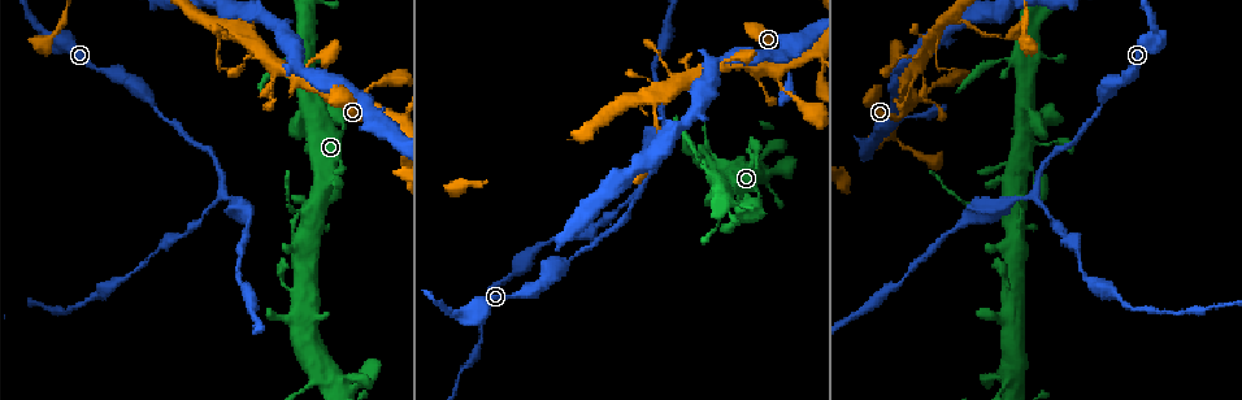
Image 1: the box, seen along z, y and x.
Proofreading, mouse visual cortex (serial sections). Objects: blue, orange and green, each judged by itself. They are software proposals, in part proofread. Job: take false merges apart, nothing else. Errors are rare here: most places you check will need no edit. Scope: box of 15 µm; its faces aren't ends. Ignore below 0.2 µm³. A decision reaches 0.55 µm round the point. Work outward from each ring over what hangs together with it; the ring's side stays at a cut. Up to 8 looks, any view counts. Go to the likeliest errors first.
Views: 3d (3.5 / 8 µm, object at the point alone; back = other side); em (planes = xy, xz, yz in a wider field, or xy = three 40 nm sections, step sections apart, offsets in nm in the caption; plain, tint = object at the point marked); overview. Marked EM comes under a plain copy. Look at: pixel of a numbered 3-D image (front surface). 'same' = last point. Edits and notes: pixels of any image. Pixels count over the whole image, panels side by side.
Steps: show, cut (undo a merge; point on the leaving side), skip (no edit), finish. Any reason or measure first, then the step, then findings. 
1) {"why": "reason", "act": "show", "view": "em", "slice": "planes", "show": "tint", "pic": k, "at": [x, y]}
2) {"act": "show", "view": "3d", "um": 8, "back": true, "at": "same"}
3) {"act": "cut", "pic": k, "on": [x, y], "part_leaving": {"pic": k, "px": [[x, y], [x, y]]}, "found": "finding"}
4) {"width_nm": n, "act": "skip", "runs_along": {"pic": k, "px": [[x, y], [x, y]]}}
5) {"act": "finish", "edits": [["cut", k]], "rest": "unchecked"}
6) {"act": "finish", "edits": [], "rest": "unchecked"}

{"why": "sharp bend", "act": "show", "view": "3d", "um": 8, "pic": 1, "at": [780, 70]}

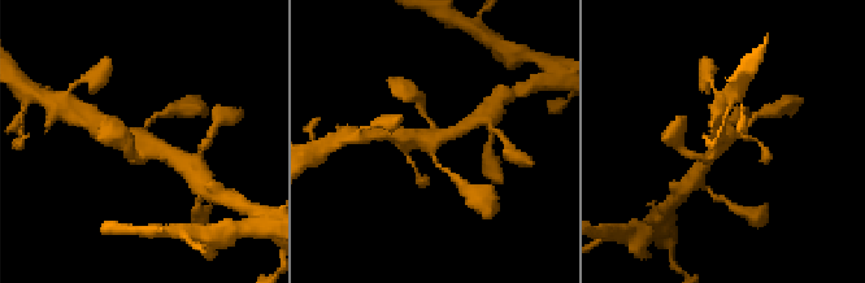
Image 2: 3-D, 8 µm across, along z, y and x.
{"why": "shape alone is not enough", "act": "show", "view": "em", "slice": "planes", "show": "tint", "pic": 2, "at": [432, 138]}

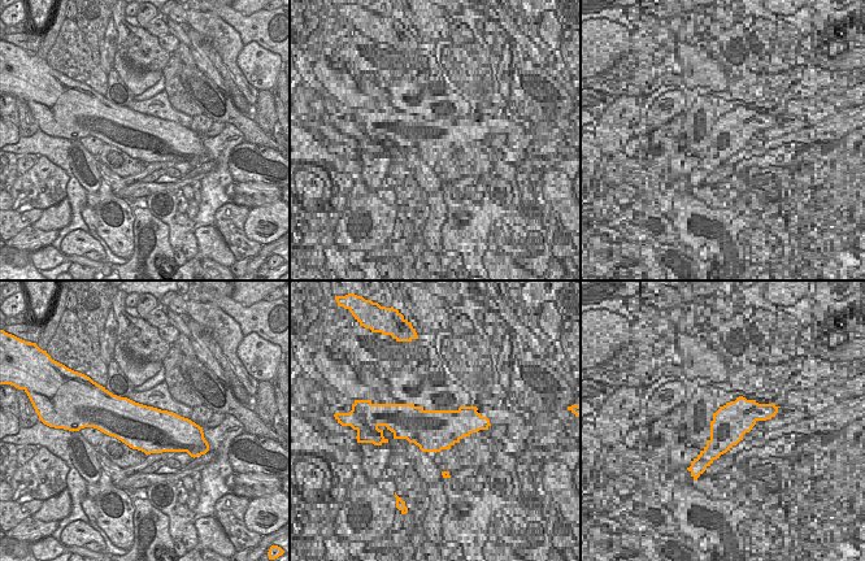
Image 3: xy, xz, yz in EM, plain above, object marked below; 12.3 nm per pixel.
{"width_nm": 550, "act": "skip", "runs_along": {"pic": 2, "px": [[131, 156], [107, 133]]}, "found": "continuous, no second cell"}

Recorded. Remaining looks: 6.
{"why": "sharp bend", "act": "show", "view": "3d", "um": 3.5, "pic": 1, "at": [1061, 8]}

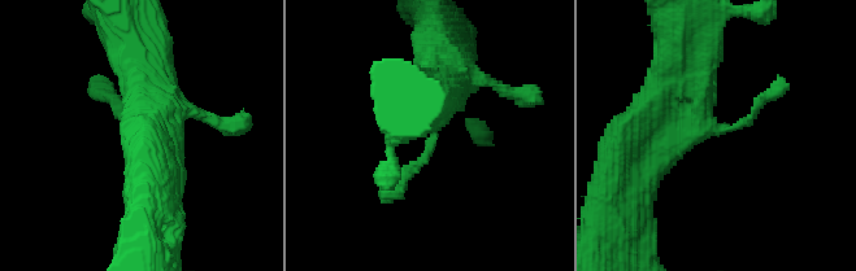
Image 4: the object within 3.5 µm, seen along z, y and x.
{"act": "show", "view": "em", "slice": "xy", "step": 2, "show": "tint", "pic": 4, "at": [430, 138]}

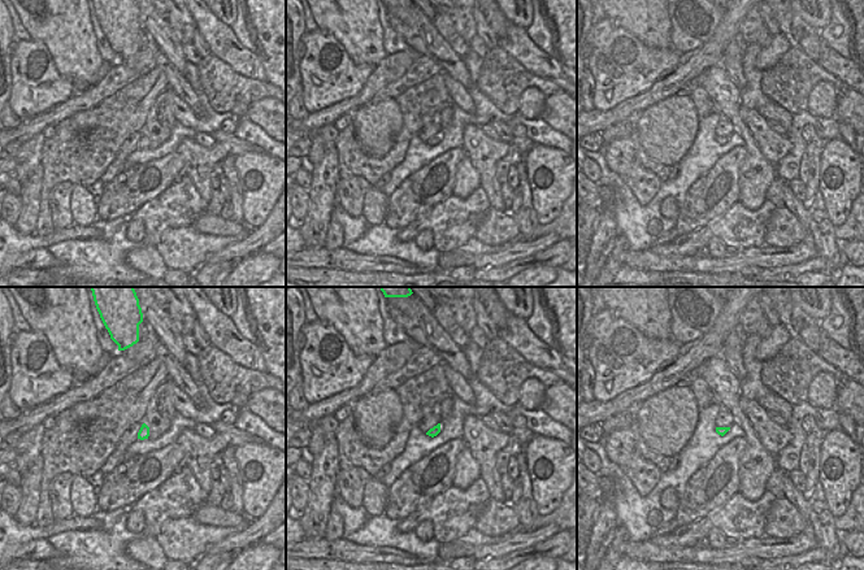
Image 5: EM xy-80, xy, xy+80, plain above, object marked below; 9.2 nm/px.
{"arm_widths_nm": [150, 500], "act": "skip", "runs_along": {"pic": 4, "px": [[451, 66], [431, 149], [383, 195]]}, "found": "one cell here"}

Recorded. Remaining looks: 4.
{"why": "branch point", "act": "show", "view": "em", "slice": "xy", "step": 2, "show": "tint", "pic": 1, "at": [1037, 190]}

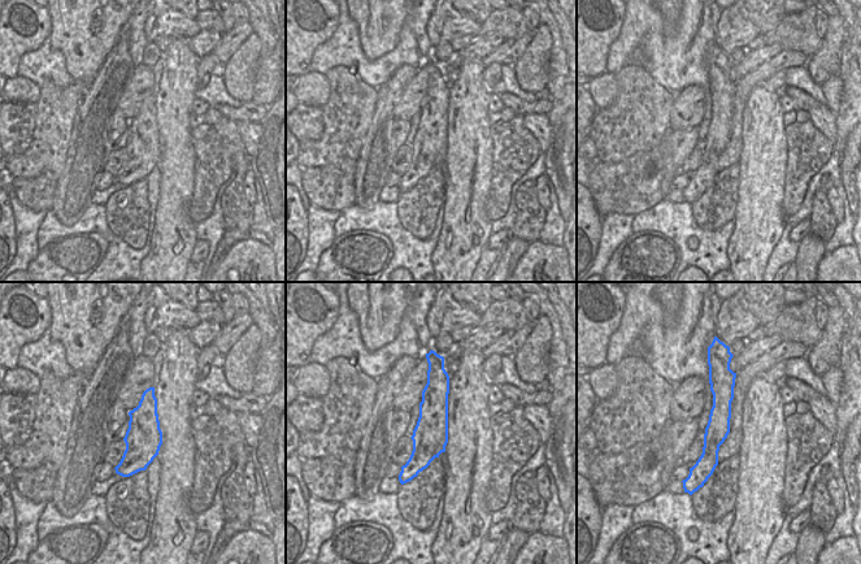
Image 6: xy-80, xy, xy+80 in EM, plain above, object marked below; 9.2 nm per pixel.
{"why": "wider look", "act": "show", "view": "3d", "um": 3.5, "at": "same"}

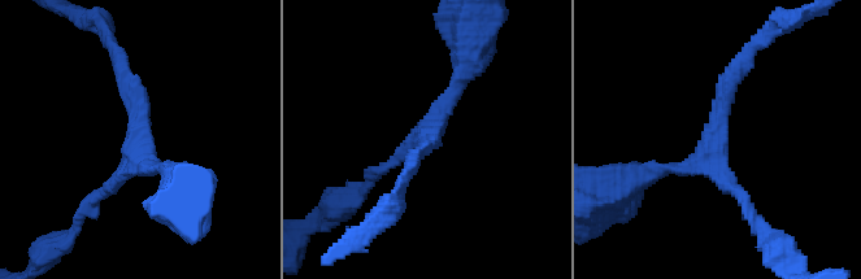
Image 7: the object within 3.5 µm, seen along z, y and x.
{"arm_widths_nm": [150, 200, 200], "act": "skip", "found": "one cell here"}

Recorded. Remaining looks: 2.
{"act": "show", "view": "3d", "um": 8, "pic": 1, "at": [1010, 379]}

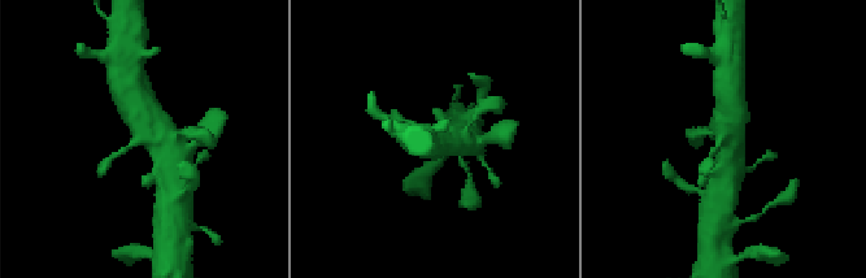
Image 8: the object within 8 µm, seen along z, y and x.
{"act": "show", "view": "em", "slice": "xy", "step": 2, "show": "tint", "pic": 8, "at": [722, 134]}

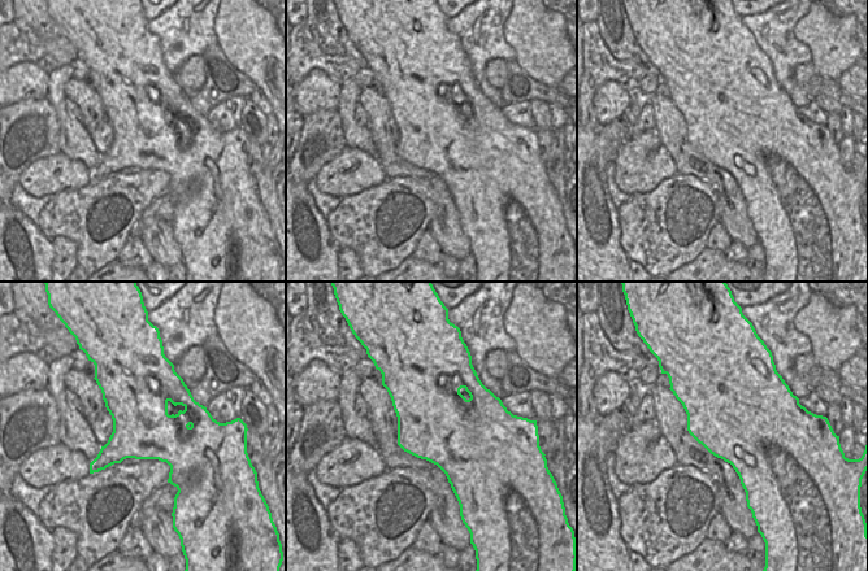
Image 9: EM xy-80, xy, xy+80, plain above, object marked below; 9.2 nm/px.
{"act": "skip", "runs_along": {"pic": 8, "px": [[129, 92], [143, 122], [173, 153]]}, "found": "one cell here"}

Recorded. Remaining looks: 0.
{"act": "finish", "edits": [], "rest": "unchecked"}

